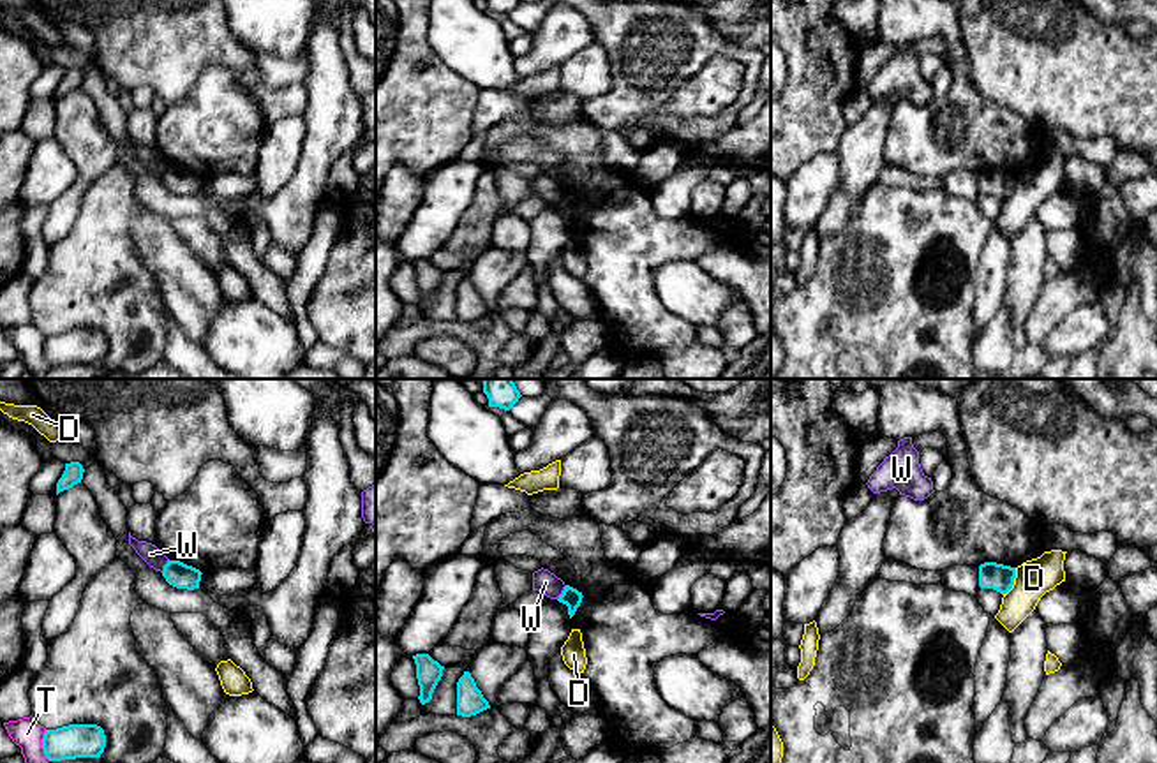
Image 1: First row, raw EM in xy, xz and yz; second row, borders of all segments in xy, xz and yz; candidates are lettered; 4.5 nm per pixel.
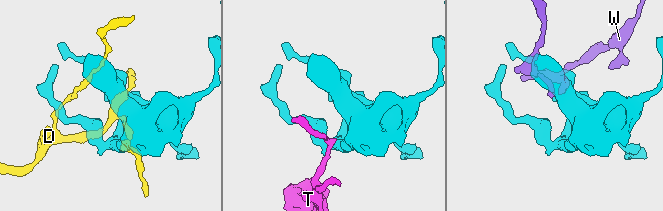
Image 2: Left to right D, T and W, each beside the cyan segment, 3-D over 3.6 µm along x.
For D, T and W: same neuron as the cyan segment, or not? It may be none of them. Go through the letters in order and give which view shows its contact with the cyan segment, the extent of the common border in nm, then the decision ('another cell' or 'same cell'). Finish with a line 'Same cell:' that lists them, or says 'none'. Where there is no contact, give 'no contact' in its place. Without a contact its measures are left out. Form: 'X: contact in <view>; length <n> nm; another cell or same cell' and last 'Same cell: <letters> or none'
D: contact in yz; length 140 nm; another cell
T: contact in xy; length 150 nm; another cell
W: contact in xz; length 80 nm; another cell
Same cell: none

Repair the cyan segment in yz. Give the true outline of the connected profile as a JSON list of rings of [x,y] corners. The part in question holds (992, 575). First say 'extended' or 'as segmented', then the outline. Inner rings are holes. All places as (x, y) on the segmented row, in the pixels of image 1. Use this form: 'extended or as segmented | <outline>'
as segmented | [[[984,562],[979,566],[981,589],[993,589],[1004,596],[1012,589],[1014,578],[1016,578],[1016,567],[997,562]]]

